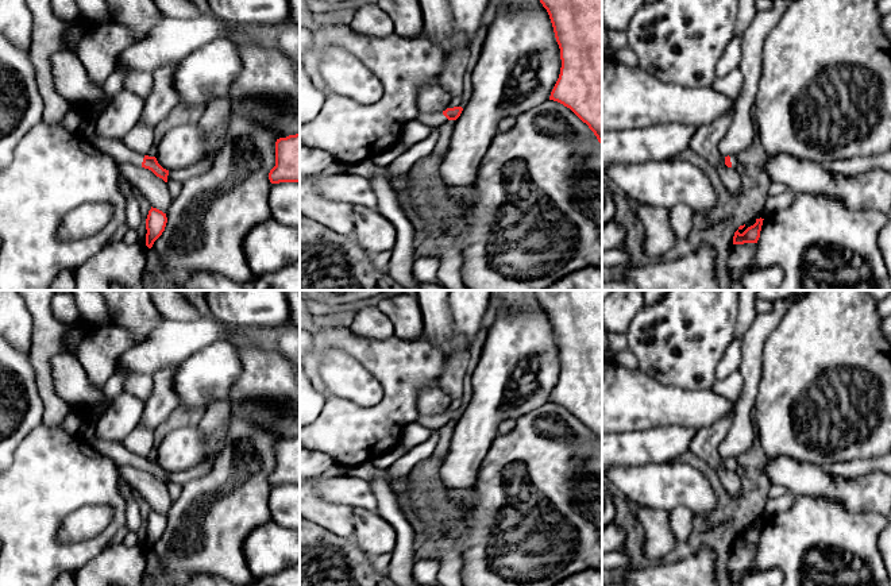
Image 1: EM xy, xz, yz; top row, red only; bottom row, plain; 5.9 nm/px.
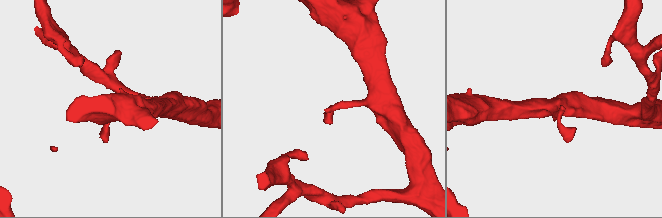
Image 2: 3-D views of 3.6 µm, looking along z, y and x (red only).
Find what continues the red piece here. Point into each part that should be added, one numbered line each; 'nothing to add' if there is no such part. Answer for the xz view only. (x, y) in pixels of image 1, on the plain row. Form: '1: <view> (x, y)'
1: xz (434, 423)

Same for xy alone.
1: xy (116, 451)

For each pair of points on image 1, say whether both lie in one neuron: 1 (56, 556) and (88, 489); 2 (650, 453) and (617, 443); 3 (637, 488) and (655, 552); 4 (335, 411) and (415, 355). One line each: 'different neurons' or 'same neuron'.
1: same neuron
2: same neuron
3: different neurons
4: same neuron

